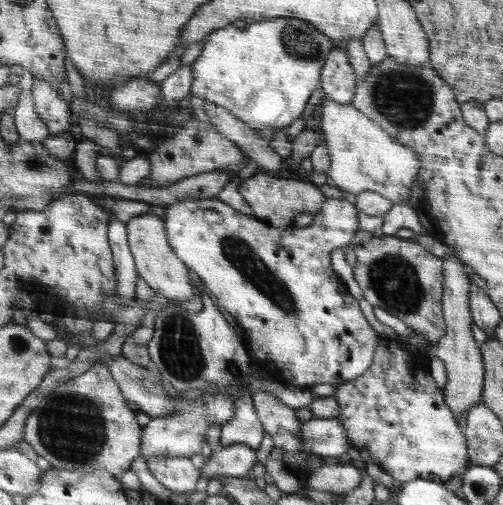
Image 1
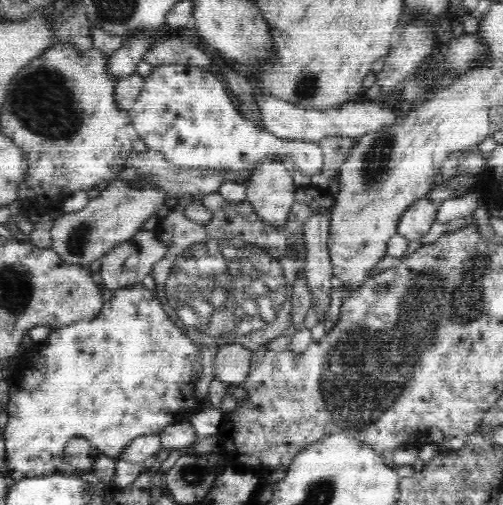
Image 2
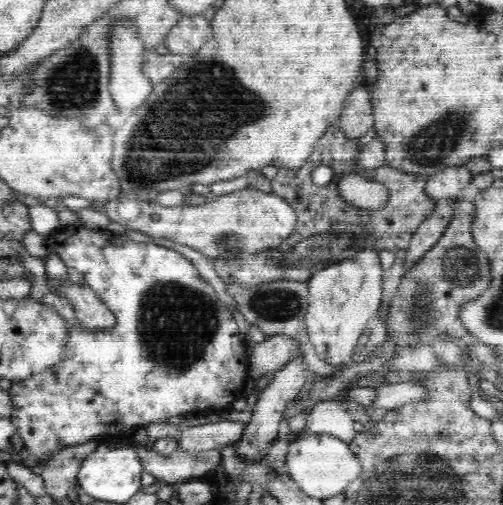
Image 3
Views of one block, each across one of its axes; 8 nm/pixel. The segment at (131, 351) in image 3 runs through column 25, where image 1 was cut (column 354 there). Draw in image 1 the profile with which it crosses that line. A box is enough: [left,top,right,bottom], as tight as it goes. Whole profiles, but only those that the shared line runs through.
[332,334,472,483]

